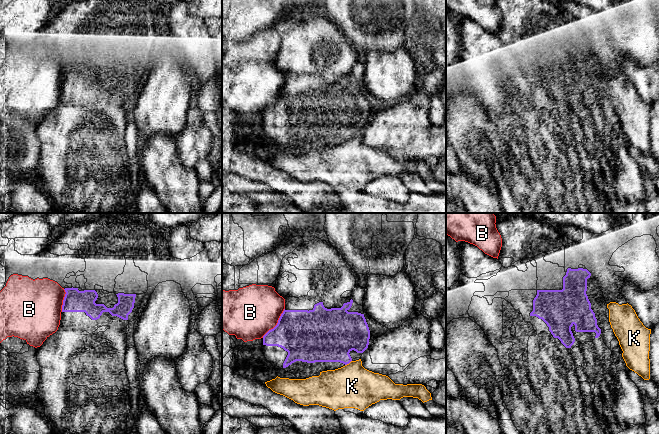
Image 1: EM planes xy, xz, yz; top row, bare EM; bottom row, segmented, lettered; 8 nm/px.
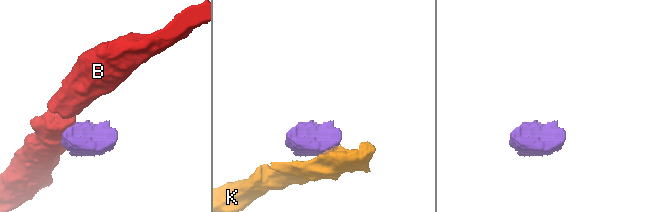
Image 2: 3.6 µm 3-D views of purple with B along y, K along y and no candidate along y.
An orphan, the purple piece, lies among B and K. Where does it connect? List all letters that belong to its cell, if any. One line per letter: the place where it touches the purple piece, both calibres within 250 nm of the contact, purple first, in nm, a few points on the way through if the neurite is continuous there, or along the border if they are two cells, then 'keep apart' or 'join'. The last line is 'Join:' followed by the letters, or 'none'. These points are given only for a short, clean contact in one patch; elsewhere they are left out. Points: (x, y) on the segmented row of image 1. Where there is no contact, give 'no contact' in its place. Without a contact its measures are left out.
B: xz (277, 323) | 400/420 nm | along xz (284, 308), (278, 322), (262, 337) | keep apart
K: xz (348, 363) | 380/360 nm | along xz (351, 360), (345, 365) | keep apart
Join: none

